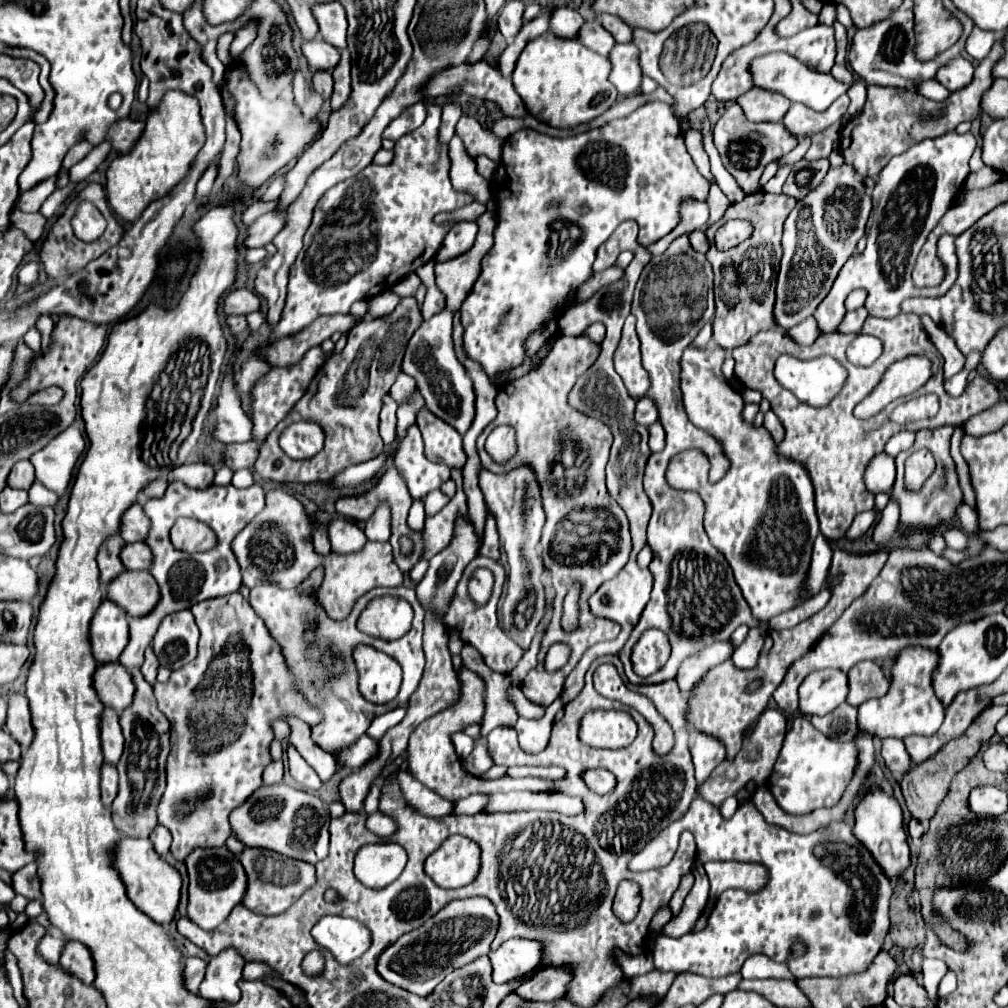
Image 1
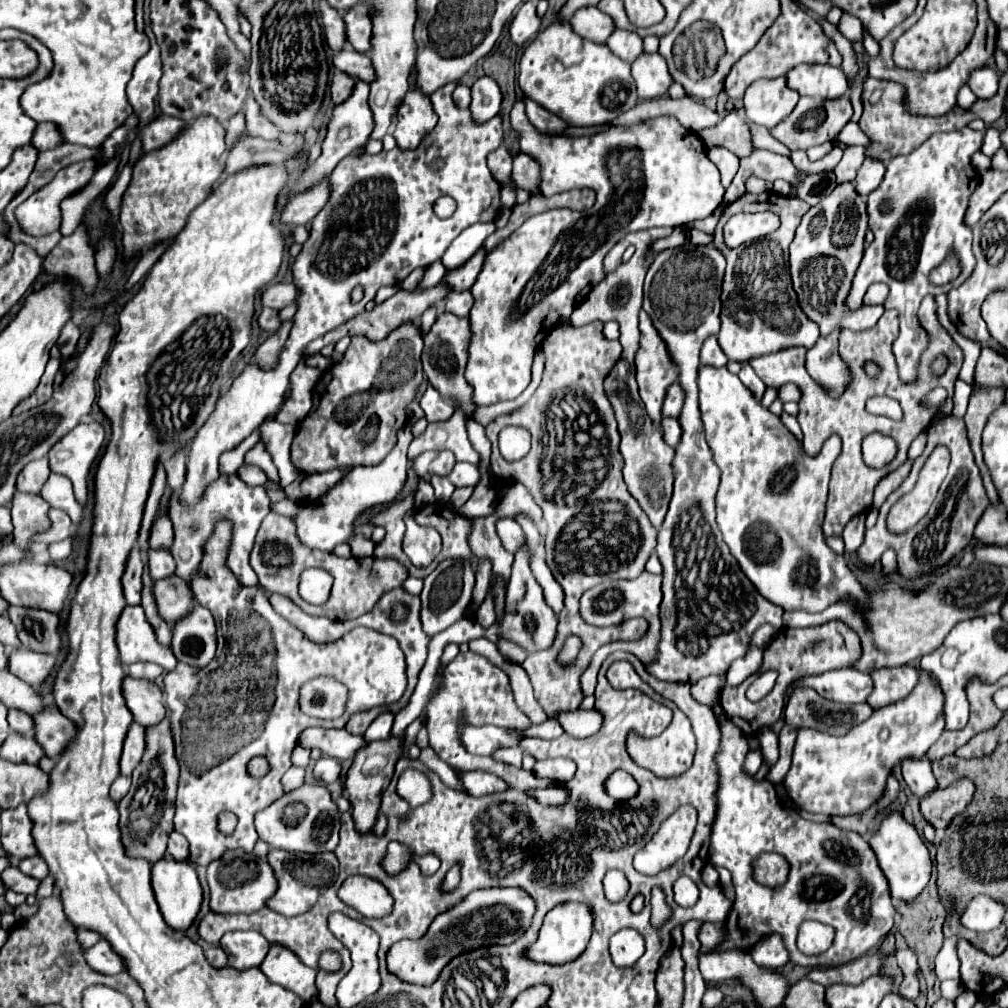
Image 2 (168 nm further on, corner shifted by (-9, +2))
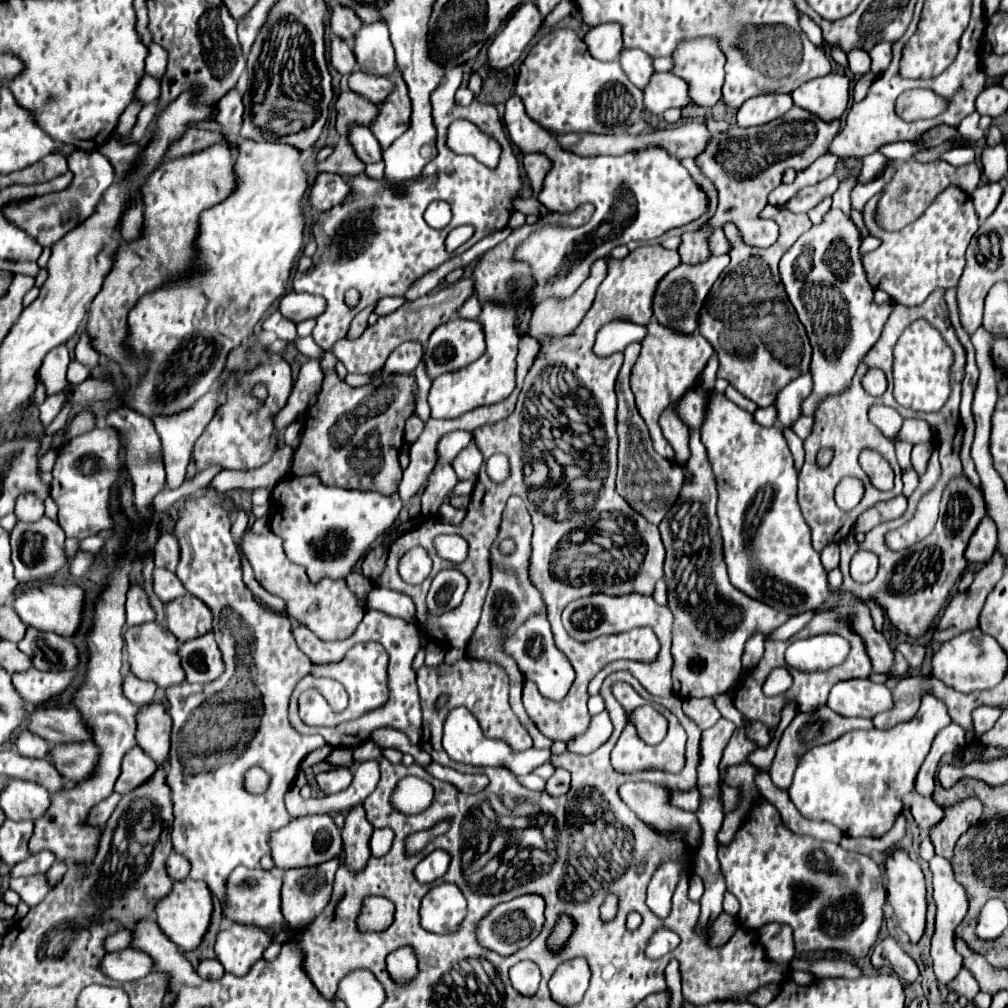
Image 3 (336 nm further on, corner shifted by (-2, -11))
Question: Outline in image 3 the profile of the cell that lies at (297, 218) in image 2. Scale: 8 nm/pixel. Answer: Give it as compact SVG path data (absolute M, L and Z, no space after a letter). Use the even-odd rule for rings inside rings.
M320 173L310 187L310 201L316 209L328 211L334 205L342 203L350 193L350 185L338 173Z

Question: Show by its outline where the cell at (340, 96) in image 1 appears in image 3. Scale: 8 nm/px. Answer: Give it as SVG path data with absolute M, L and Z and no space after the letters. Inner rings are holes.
M354 127L350 131L350 143L356 149L356 155L362 163L378 163L382 161L382 147L378 139L374 139L372 131L368 127Z

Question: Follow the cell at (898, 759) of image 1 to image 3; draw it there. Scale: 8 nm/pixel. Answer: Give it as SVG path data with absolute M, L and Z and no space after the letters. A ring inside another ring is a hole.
M914 793L914 799L912 799L912 803L910 803L910 811L912 811L918 827L924 829L924 831L928 831L928 833L930 833L930 829L936 827L936 825L942 821L942 817L944 817L944 809L942 809L940 805L936 805L932 799L920 797L918 793Z

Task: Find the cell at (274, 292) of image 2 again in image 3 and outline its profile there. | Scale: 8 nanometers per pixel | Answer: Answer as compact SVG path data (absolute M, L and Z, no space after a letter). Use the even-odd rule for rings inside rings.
M288 293L280 299L280 313L286 315L290 321L300 323L304 319L316 319L324 309L326 309L326 301L318 295L310 295L310 293Z

